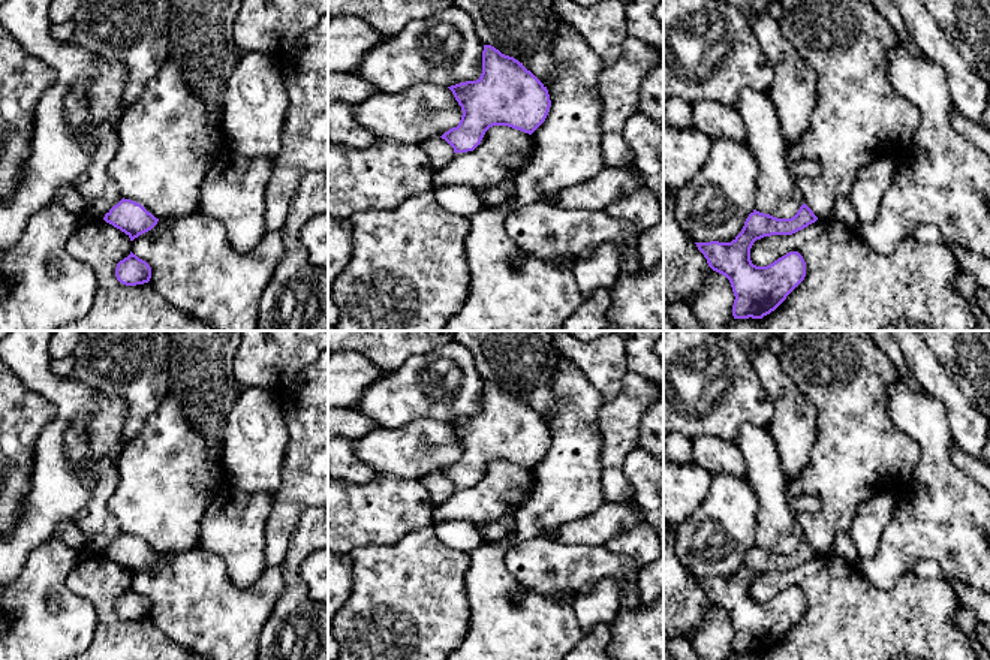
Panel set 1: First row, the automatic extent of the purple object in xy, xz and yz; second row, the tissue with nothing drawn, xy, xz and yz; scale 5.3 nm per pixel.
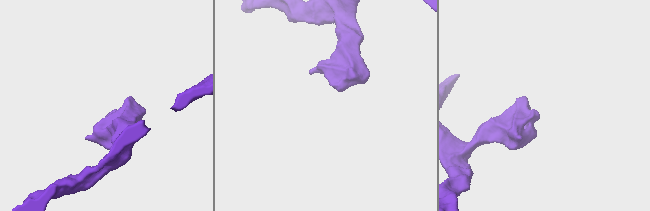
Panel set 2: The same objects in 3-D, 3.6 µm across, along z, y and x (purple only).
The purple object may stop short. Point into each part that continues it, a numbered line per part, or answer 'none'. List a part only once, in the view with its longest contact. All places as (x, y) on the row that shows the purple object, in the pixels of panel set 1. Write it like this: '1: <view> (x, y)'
none

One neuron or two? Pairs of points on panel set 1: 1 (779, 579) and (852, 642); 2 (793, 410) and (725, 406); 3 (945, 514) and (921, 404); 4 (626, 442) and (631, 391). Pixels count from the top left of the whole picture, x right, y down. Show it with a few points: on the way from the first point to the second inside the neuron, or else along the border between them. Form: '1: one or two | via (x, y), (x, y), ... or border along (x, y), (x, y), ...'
1: one | via (800, 579), (843, 621)
2: two | border along (758, 377), (773, 406), (773, 418), (767, 430)
3: one | via (938, 487), (935, 442), (930, 431)
4: one | via (626, 430), (626, 409), (631, 403)

